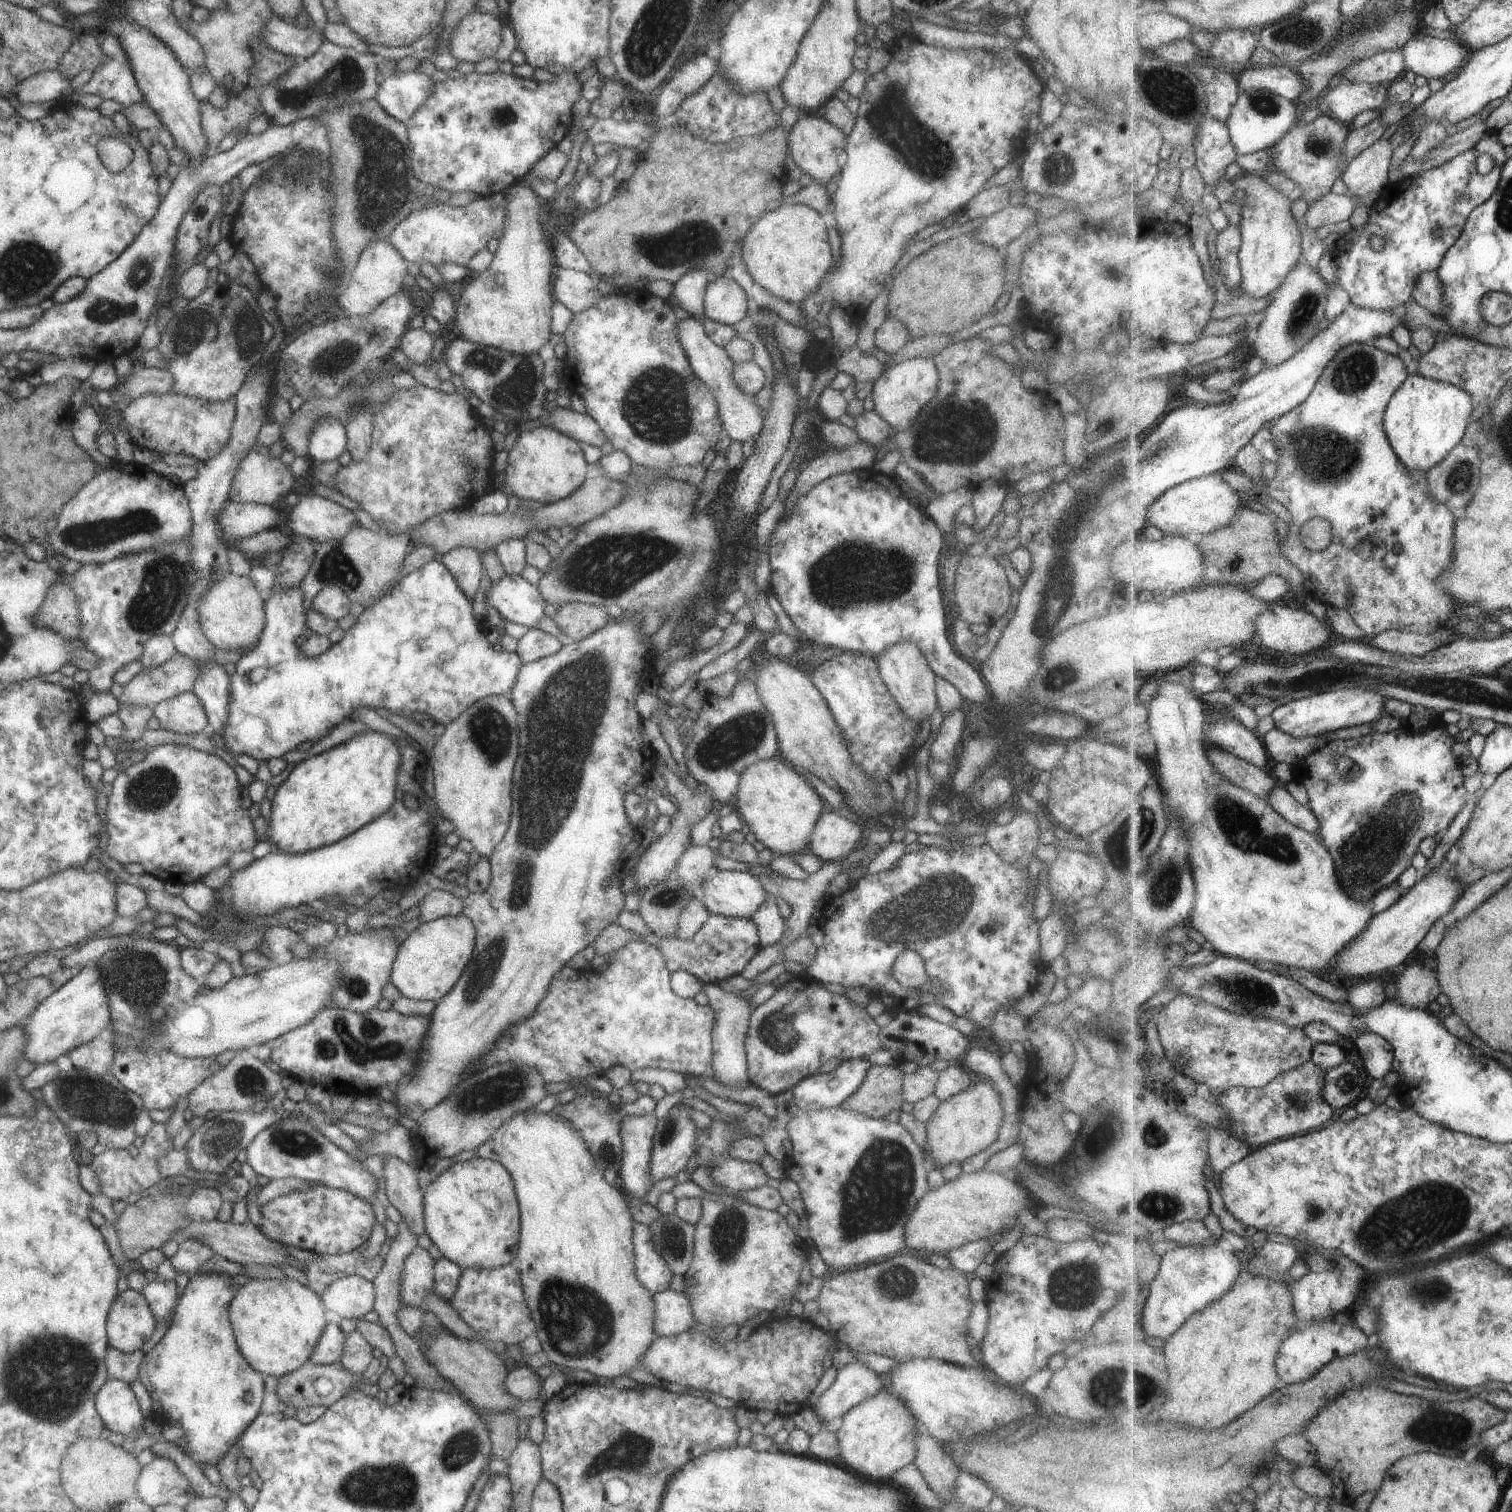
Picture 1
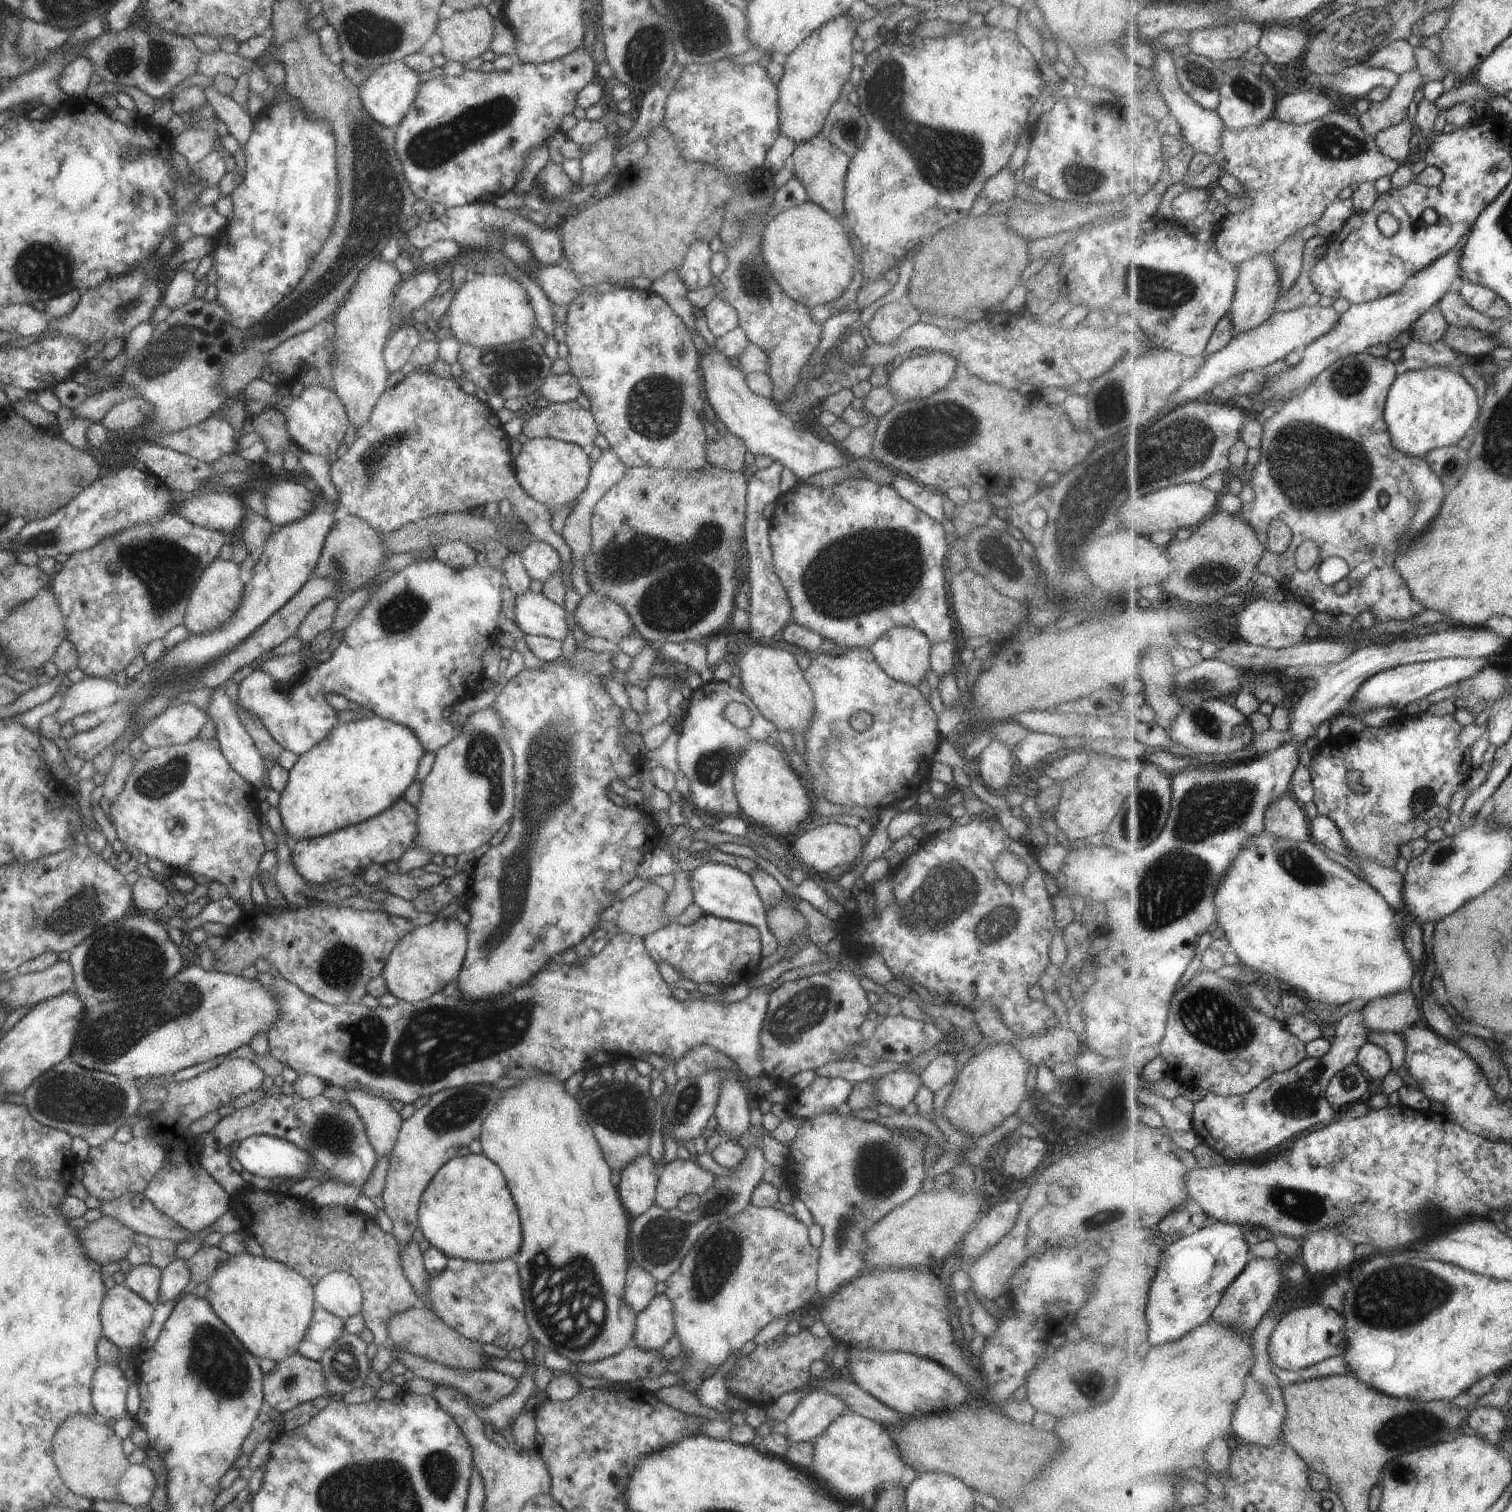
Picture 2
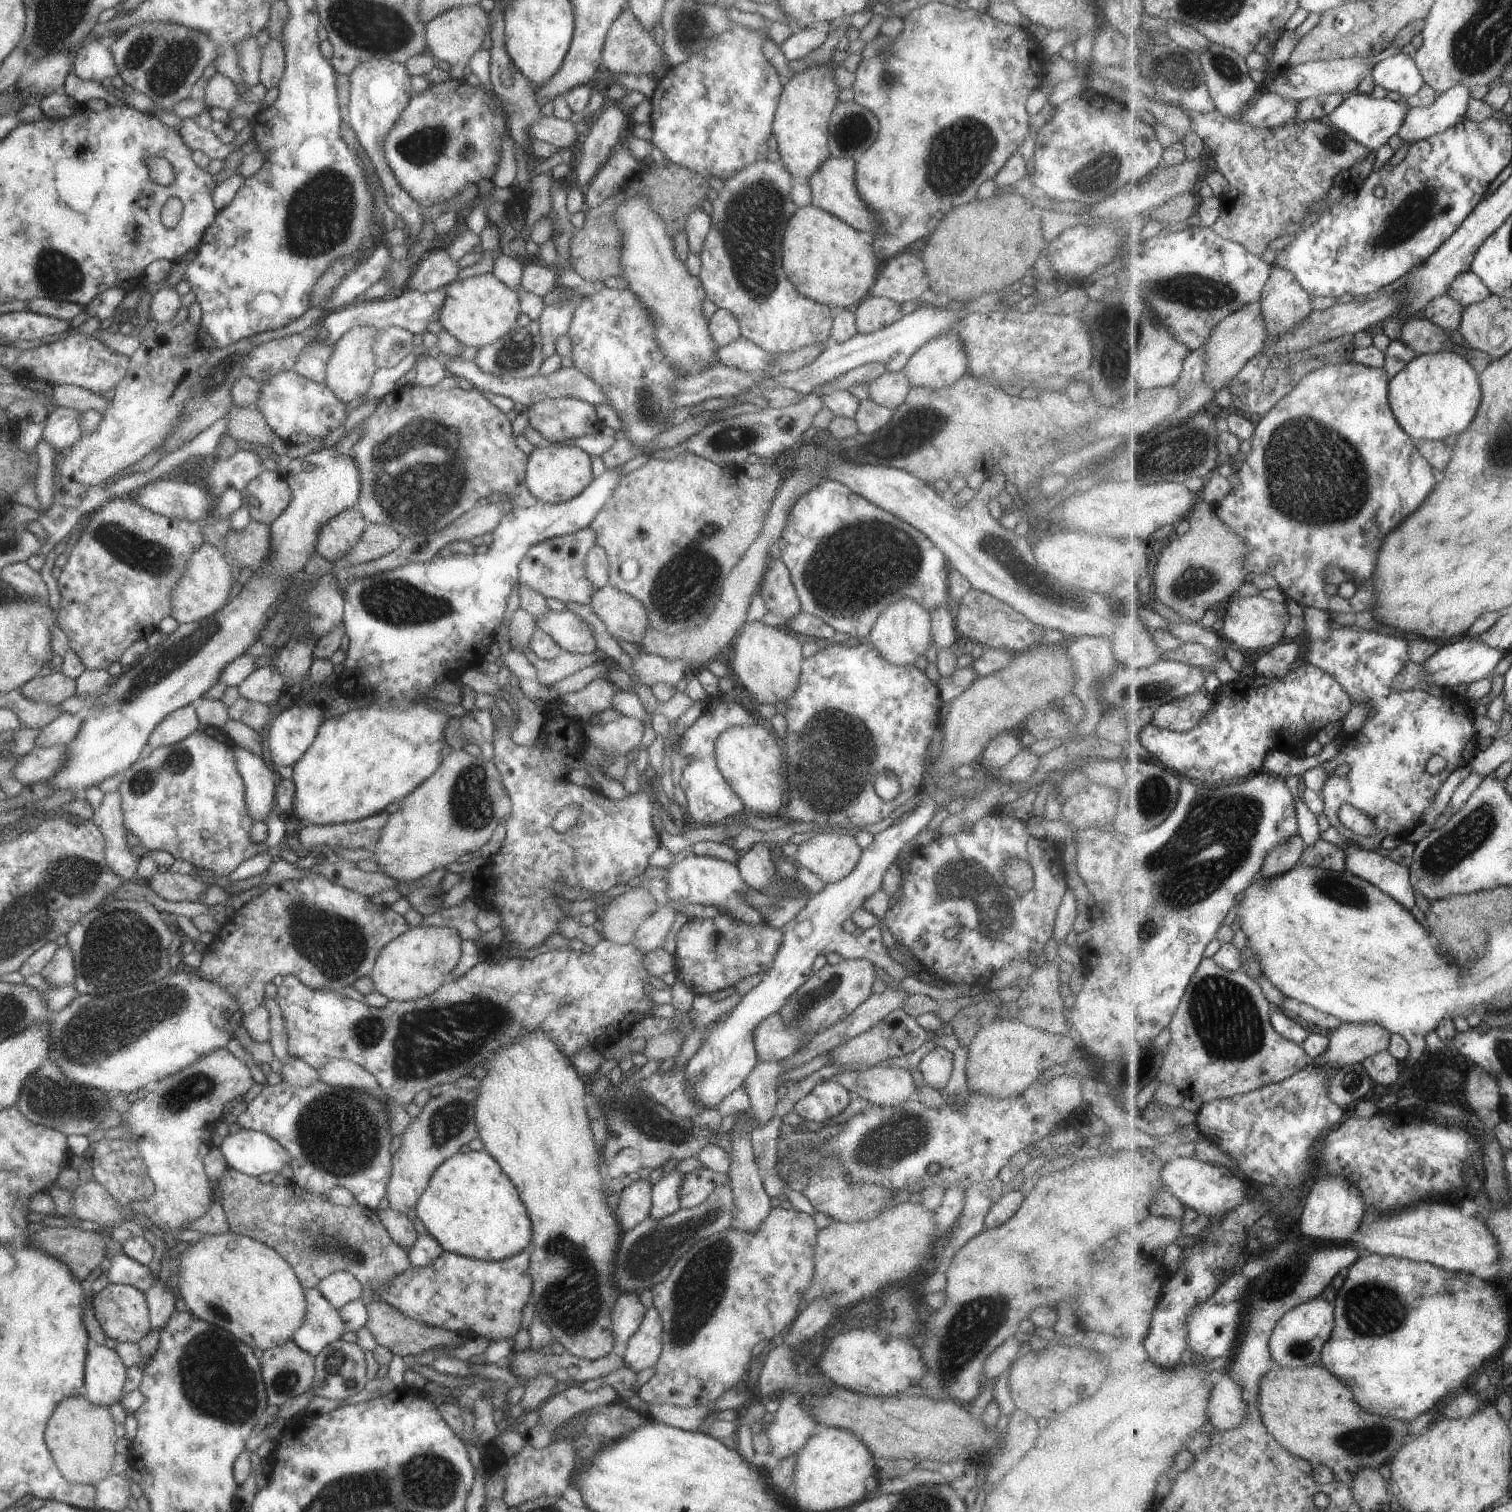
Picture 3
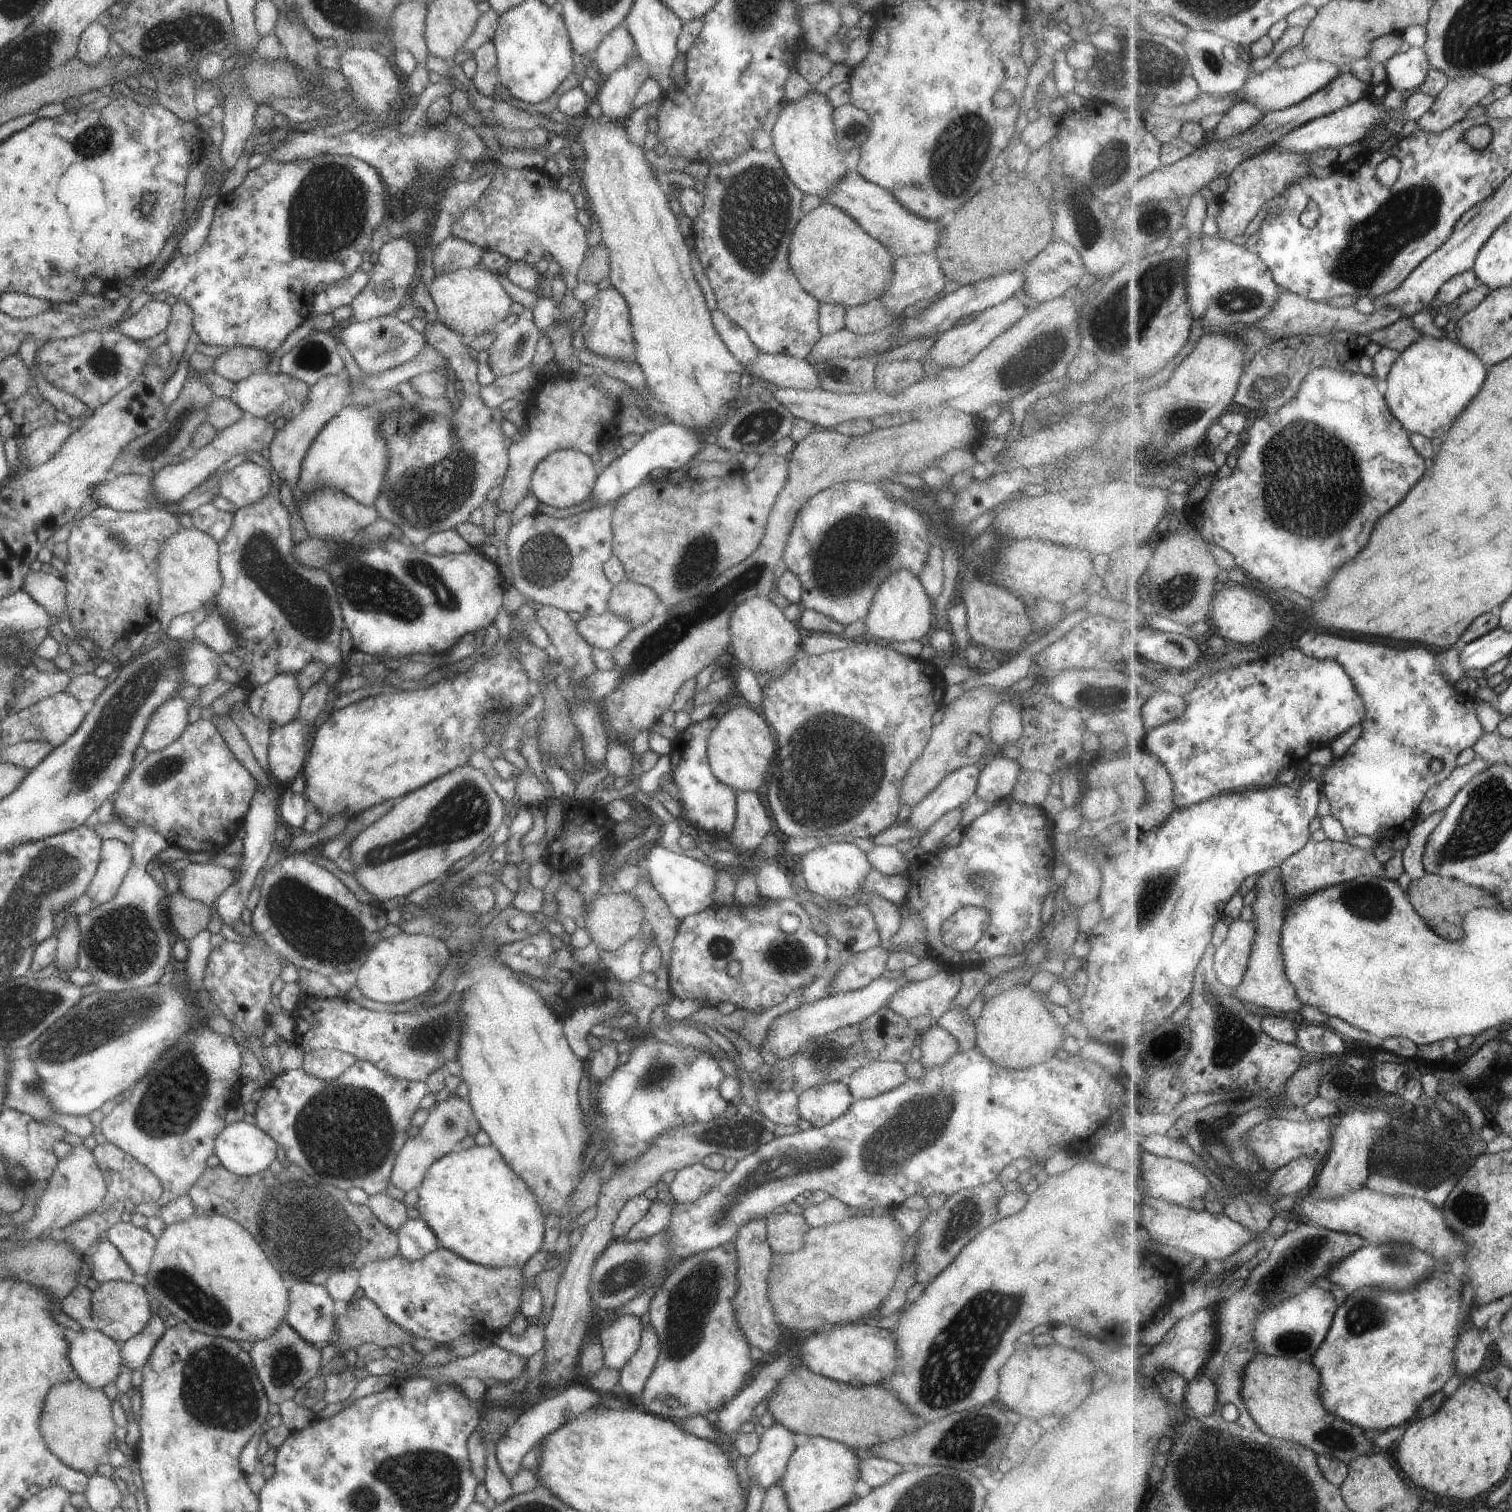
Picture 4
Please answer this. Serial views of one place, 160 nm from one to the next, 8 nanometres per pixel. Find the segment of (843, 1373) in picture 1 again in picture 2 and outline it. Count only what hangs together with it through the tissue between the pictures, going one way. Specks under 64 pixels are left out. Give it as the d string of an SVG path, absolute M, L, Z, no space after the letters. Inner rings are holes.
M823 1389L808 1392L801 1398L793 1411L780 1425L781 1432L792 1442L811 1441L829 1426L834 1418L843 1414L847 1408L846 1402L837 1395L826 1393Z

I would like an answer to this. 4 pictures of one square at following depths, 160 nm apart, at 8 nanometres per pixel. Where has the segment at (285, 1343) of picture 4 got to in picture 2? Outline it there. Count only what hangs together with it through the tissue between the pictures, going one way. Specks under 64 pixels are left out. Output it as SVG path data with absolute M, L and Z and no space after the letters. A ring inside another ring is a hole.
M296 1352L283 1360L277 1361L273 1370L263 1374L262 1391L265 1404L269 1408L279 1411L281 1414L304 1402L319 1397L325 1397L327 1399L336 1397L326 1387L326 1378L318 1361L299 1356Z

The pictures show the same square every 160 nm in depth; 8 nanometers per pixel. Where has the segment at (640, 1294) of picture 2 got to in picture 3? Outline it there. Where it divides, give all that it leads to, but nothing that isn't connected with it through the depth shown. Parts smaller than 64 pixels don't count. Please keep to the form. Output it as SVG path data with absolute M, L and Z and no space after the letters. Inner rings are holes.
M618 1293L610 1310L610 1327L614 1336L614 1344L626 1344L626 1340L641 1324L645 1310L637 1294Z

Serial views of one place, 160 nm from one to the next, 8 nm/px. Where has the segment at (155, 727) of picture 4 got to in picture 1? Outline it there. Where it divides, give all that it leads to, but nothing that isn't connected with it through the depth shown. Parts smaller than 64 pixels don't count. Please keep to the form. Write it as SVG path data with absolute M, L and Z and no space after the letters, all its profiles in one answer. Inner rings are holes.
M190 690L154 704L152 716L157 718L158 728L169 730L169 732L177 732L177 734L199 733L201 730L206 730L208 725L200 700Z

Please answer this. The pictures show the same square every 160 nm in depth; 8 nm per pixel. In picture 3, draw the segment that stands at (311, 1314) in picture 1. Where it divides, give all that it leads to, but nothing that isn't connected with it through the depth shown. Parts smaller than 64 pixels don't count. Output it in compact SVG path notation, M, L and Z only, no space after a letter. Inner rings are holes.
M223 1232L203 1234L197 1242L188 1242L187 1248L171 1260L171 1271L177 1267L176 1298L181 1297L185 1308L193 1316L231 1332L235 1338L252 1349L267 1350L292 1340L306 1314L306 1290L299 1284L292 1268L271 1247L255 1239Z

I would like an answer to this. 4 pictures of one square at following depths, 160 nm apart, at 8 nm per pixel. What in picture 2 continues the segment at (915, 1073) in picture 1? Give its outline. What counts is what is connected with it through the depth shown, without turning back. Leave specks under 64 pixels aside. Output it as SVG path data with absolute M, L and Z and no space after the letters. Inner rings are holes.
M901 1070L874 1078L874 1091L879 1104L887 1104L900 1110L913 1100L921 1085L919 1075Z

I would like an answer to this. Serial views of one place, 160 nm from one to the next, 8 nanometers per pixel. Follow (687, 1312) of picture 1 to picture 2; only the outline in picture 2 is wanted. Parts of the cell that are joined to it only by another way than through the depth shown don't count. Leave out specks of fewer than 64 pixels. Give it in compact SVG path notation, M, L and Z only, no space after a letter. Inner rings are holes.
M657 1293L635 1317L631 1347L659 1351L674 1336L672 1302L663 1293Z

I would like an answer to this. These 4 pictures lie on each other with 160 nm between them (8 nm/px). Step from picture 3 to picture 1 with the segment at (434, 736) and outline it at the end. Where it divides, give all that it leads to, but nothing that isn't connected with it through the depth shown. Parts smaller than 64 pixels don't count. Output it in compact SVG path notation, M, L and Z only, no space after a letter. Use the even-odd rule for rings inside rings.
M370 729L295 764L270 800L269 840L282 853L309 852L336 843L381 816L393 802L396 746L391 736Z

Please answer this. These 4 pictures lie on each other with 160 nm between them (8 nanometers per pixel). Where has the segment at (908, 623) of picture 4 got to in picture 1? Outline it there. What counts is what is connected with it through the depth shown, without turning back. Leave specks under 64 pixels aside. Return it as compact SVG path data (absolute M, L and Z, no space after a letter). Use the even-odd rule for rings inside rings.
M901 641L900 643L894 644L891 647L889 647L886 651L881 651L880 653L876 653L874 656L874 661L877 663L877 670L880 676L880 679L883 681L883 684L887 687L887 690L889 691L889 694L892 696L892 699L895 701L895 704L897 704L897 706L900 708L901 714L906 718L909 719L911 723L919 723L919 728L920 728L920 723L923 722L923 720L925 719L929 719L930 718L930 714L931 712L933 712L933 710L935 710L936 707L936 698L934 695L934 684L935 684L935 675L933 674L933 672L931 672L931 669L927 666L925 657L917 650L917 648L915 648L915 645L913 643L907 642L907 641Z

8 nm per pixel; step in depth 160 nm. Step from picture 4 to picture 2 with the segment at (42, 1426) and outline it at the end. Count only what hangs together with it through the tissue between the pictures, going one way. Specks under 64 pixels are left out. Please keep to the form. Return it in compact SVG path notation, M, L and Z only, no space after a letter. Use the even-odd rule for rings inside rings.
M80 1412L65 1419L61 1428L57 1428L57 1432L53 1436L52 1459L63 1486L69 1492L92 1501L115 1501L116 1482L119 1480L121 1473L130 1465L126 1456L123 1455L123 1451L121 1451L120 1440L114 1435L111 1427L105 1424L105 1420L97 1416L88 1417Z

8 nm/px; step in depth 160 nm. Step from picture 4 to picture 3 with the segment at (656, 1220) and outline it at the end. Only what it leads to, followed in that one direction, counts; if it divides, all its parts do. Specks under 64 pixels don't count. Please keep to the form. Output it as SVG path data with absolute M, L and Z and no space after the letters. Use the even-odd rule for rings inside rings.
M673 1169L651 1185L649 1218L659 1220L680 1207L678 1196L683 1177L683 1173Z

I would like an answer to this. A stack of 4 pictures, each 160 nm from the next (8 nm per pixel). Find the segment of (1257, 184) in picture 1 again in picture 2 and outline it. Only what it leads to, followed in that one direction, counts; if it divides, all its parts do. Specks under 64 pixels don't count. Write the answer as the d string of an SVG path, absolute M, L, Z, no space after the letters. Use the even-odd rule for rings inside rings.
M1261 253L1252 259L1244 260L1238 266L1238 283L1234 301L1232 302L1231 312L1235 335L1240 332L1251 330L1263 324L1275 314L1275 304L1282 295L1282 276L1280 268L1274 259L1273 253Z

